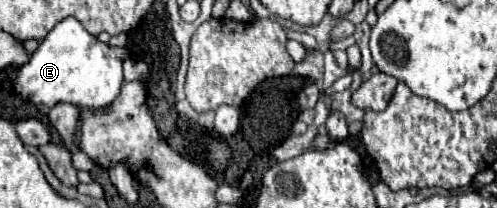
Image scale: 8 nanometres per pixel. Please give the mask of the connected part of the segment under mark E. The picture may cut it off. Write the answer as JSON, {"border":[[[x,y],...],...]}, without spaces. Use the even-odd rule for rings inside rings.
{"border":[[[66,18],[54,26],[54,30],[42,40],[30,62],[24,64],[16,74],[16,92],[44,106],[58,102],[70,102],[74,106],[108,106],[120,94],[124,84],[122,62],[128,58],[128,50],[110,46],[88,34],[76,18]]]}

